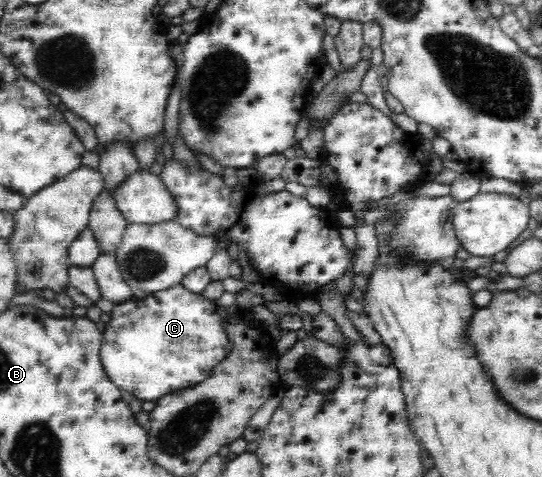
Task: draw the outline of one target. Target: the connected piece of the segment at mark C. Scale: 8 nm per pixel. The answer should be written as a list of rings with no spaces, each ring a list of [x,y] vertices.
[[[181,282],[172,286],[170,289],[159,291],[158,293],[147,294],[142,299],[131,298],[124,303],[115,304],[110,316],[111,321],[107,323],[104,333],[102,334],[102,345],[100,348],[100,359],[107,373],[107,376],[119,387],[132,394],[133,398],[142,401],[157,402],[159,398],[167,397],[170,394],[187,390],[188,387],[194,387],[196,383],[203,382],[204,379],[212,373],[212,370],[230,353],[231,341],[225,331],[226,324],[222,322],[221,316],[217,313],[216,303],[205,298],[201,293],[195,294]]]

